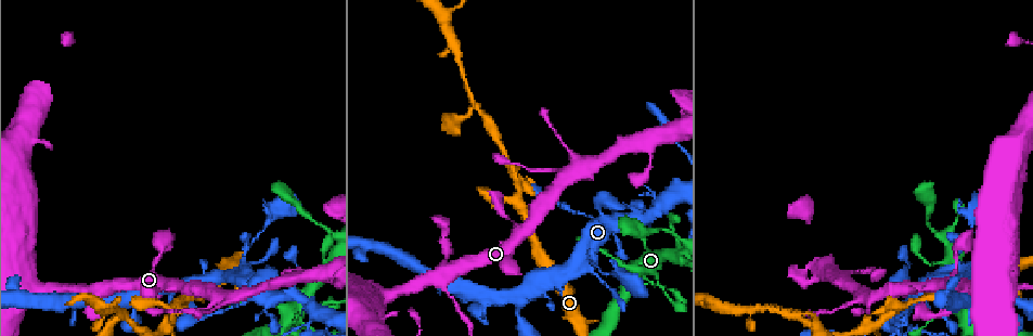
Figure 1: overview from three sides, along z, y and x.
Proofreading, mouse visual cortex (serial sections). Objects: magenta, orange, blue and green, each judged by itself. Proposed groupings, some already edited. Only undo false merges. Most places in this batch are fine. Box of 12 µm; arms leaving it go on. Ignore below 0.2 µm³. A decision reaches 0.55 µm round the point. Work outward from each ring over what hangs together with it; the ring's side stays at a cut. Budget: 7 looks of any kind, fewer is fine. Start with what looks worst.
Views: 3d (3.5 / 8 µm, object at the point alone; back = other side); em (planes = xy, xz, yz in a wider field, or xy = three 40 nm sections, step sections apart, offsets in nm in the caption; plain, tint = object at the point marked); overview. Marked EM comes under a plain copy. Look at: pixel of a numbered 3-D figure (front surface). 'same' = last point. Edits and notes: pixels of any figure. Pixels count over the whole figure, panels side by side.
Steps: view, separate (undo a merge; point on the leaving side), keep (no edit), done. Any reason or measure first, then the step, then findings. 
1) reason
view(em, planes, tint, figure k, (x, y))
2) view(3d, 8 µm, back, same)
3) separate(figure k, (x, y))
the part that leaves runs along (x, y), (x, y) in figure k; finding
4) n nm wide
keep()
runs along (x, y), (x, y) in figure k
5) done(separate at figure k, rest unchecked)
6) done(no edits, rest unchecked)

two arms in line, one across
view(3d, 3.5 µm, figure 1, (126, 316))

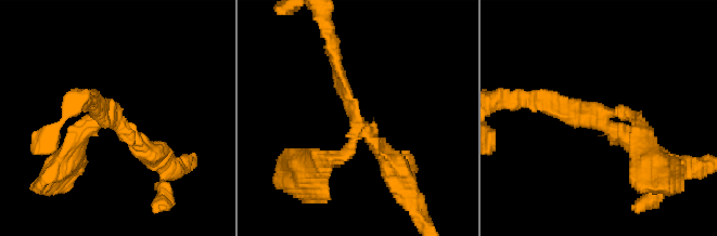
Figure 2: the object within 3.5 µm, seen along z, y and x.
arms of 200, 200, 250 nm
keep()
all the same cell

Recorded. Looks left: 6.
small branch off a trunk
view(3d, 3.5 µm, figure 1, (312, 320))

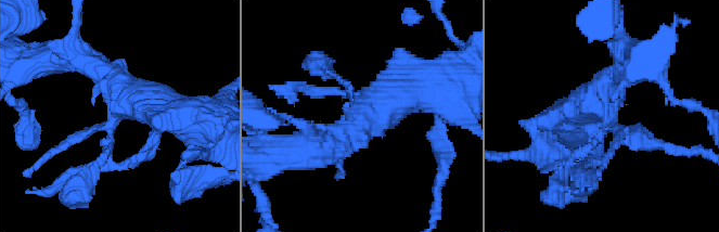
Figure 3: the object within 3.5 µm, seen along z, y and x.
view(em, xy, step 3, tint, figure 3, (607, 112))

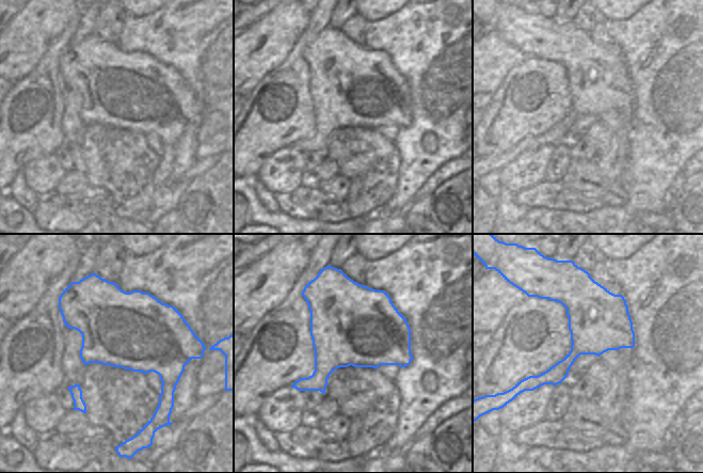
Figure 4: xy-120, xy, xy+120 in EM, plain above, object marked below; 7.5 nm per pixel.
cut it another way
view(em, xy, step 5, tint, same)

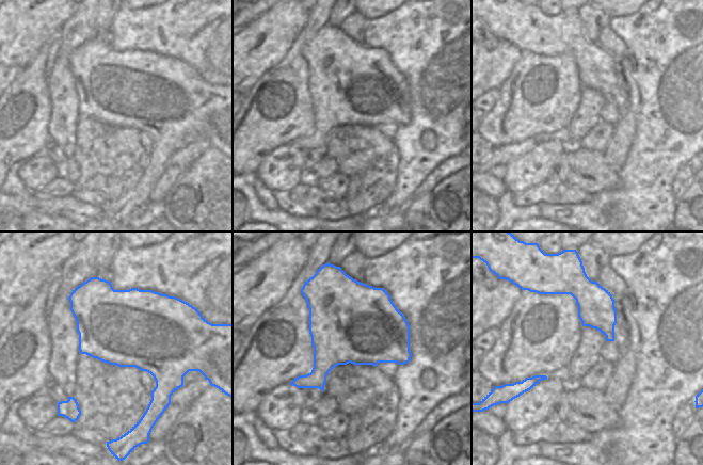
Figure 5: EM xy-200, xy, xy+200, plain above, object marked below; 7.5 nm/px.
keep()
runs along (82, 58), (136, 101), (192, 117) in figure 3; all the same cell

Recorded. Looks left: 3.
branch point
view(3d, 8 µm, figure 1, (98, 289))

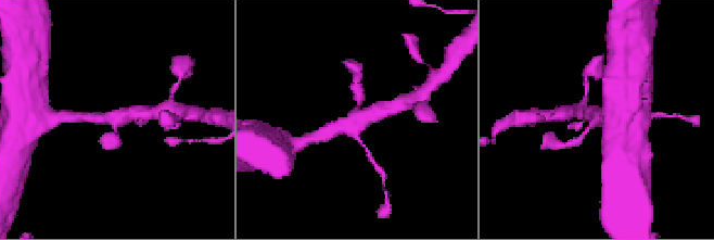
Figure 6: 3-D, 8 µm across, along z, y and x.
closer look
view(3d, 3.5 µm, figure 6, (113, 117))

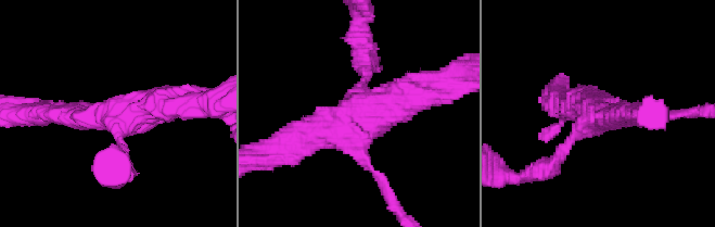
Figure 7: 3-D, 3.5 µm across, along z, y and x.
now the EM
view(em, xy, step 1, tint, figure 7, (357, 129))

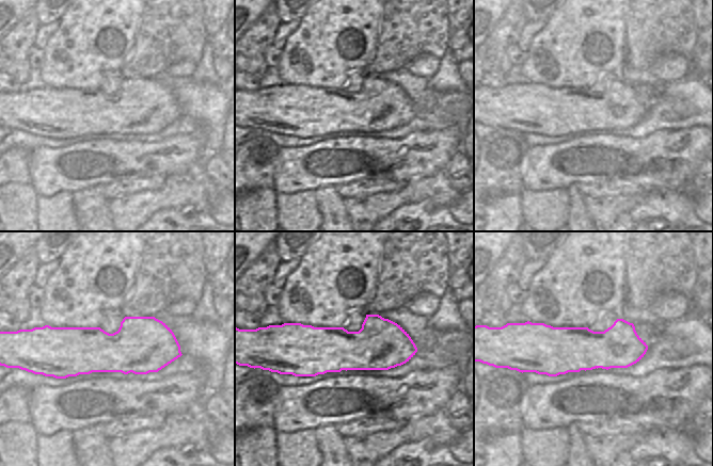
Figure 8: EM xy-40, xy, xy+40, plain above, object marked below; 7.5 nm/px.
keep()
runs along (433, 88), (299, 141) in figure 7; one cell here

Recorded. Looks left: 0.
done(no edits, rest unchecked)

